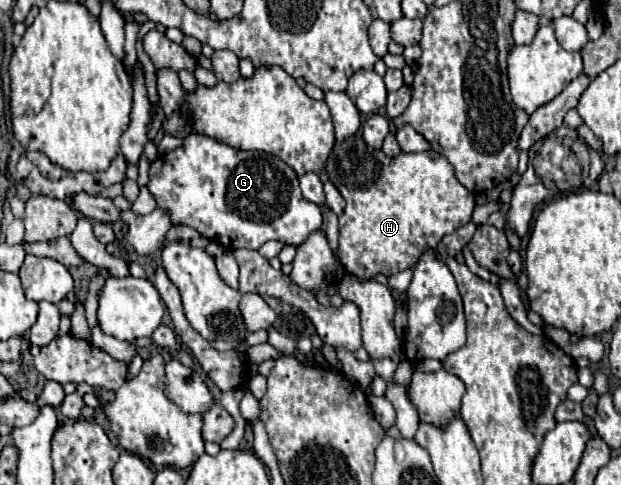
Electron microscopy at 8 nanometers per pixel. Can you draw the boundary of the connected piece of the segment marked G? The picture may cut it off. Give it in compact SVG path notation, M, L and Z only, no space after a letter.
M191 133L185 137L183 147L159 155L149 169L149 191L157 199L157 205L171 211L171 219L177 225L187 225L203 237L221 243L225 249L259 249L265 241L277 239L289 245L301 245L307 235L315 233L323 225L321 209L315 203L303 201L297 173L279 157L263 151L243 151L219 143L211 137Z

